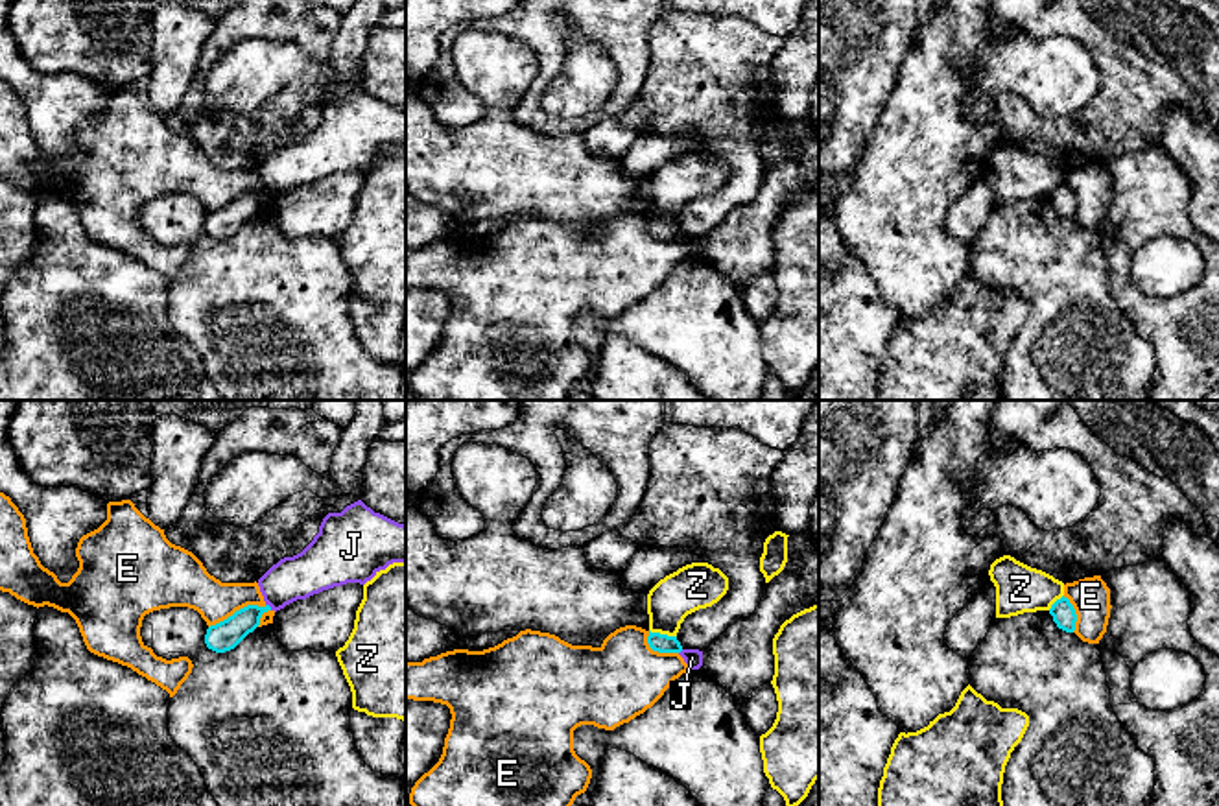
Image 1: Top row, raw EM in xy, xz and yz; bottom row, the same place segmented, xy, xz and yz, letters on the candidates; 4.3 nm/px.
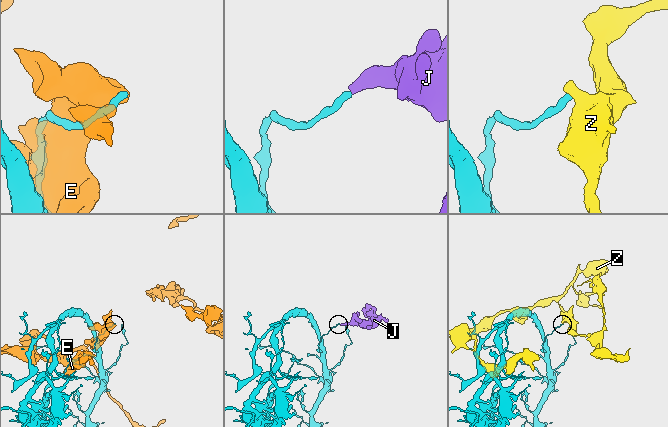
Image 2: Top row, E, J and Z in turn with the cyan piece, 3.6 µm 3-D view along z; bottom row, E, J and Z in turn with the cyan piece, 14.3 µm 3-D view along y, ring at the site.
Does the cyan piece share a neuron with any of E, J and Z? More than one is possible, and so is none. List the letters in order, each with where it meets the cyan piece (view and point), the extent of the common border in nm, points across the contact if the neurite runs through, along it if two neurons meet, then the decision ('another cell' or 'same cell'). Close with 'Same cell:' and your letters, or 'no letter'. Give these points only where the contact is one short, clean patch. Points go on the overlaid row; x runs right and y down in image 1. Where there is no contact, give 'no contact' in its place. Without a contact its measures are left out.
E: xy (236, 611) | 280 nm | another cell
J: xy (270, 607) | 40 nm | along xy (266, 604), (272, 609) | another cell
Z: xz (662, 635) | 120 nm | another cell
Same cell: no letter

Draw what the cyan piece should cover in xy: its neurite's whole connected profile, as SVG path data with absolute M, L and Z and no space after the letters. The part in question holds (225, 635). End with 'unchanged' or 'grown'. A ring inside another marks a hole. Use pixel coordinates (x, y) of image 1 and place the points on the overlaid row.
M247 605L227 620L210 625L205 634L207 647L216 653L234 649L249 633L253 633L260 625L260 618L267 610L271 610L269 605Z; unchanged

